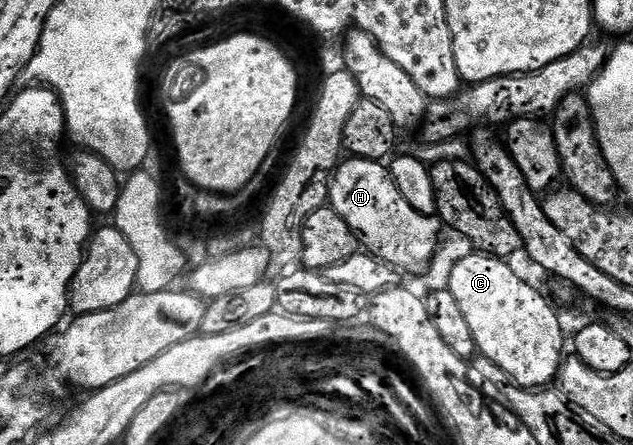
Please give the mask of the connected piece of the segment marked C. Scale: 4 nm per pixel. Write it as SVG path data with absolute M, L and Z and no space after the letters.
M469 251L466 257L461 257L453 265L449 273L447 288L471 327L471 335L475 339L478 354L509 376L514 385L521 385L524 389L544 389L552 386L557 380L557 372L561 370L561 363L567 356L567 333L561 326L561 317L556 313L554 302L545 297L533 285L528 285L515 270L508 260L492 257L486 253Z

